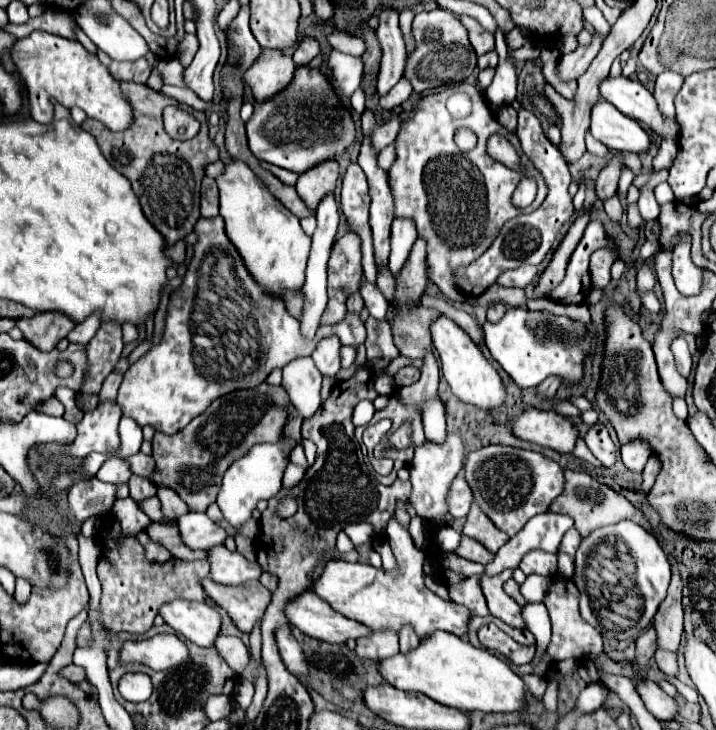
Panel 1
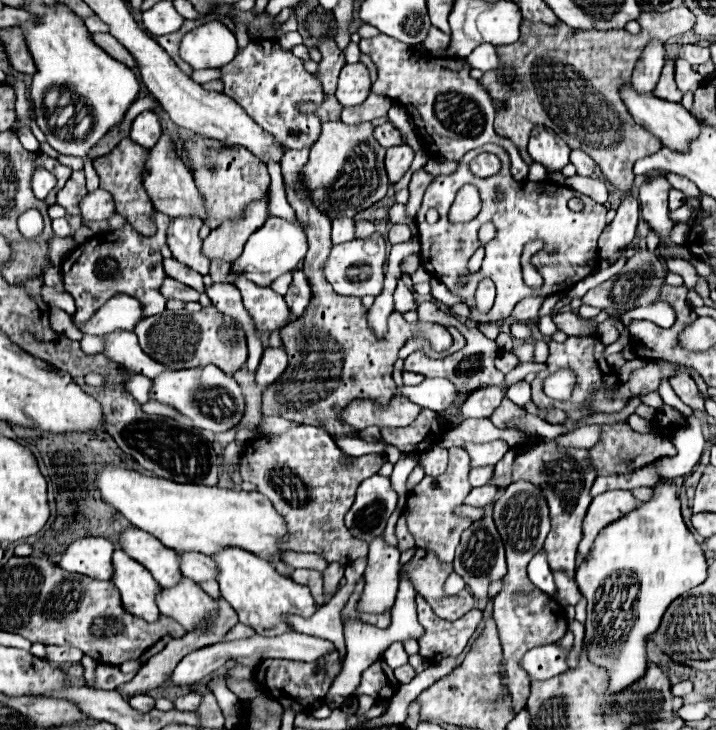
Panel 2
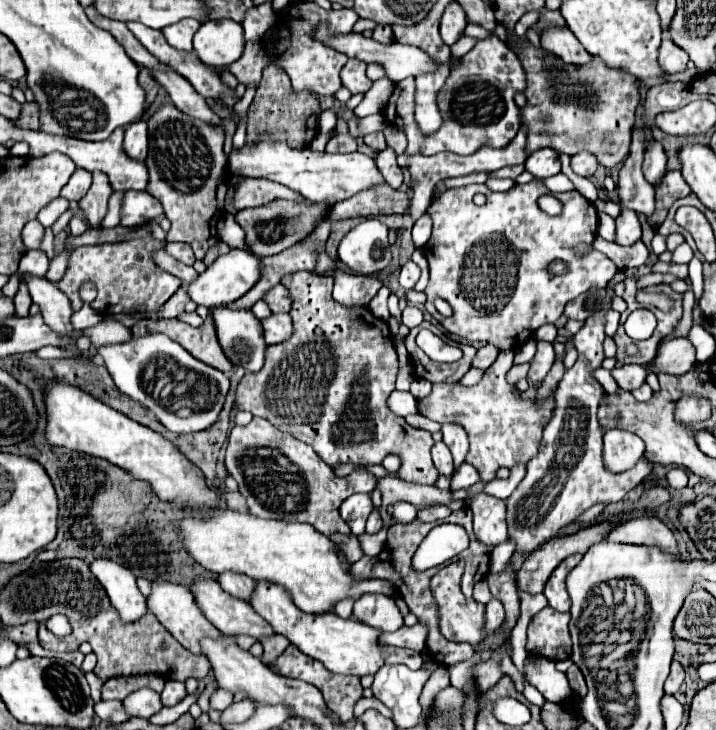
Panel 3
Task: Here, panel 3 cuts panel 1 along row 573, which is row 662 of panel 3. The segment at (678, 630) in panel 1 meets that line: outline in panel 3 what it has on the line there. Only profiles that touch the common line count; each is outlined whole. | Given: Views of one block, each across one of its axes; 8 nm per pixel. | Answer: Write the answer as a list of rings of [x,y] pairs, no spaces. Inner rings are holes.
[[[672,662],[670,676],[668,676],[666,684],[664,684],[664,692],[666,694],[676,694],[680,690],[682,682],[684,682],[684,668],[682,668],[680,662]]]

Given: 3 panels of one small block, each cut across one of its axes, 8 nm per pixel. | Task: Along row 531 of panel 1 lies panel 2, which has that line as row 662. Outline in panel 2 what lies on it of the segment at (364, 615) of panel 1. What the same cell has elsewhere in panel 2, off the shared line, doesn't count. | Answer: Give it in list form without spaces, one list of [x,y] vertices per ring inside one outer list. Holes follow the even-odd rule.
[[[394,642],[382,656],[390,668],[398,668],[408,662],[408,654],[404,652],[404,646],[400,642]]]

